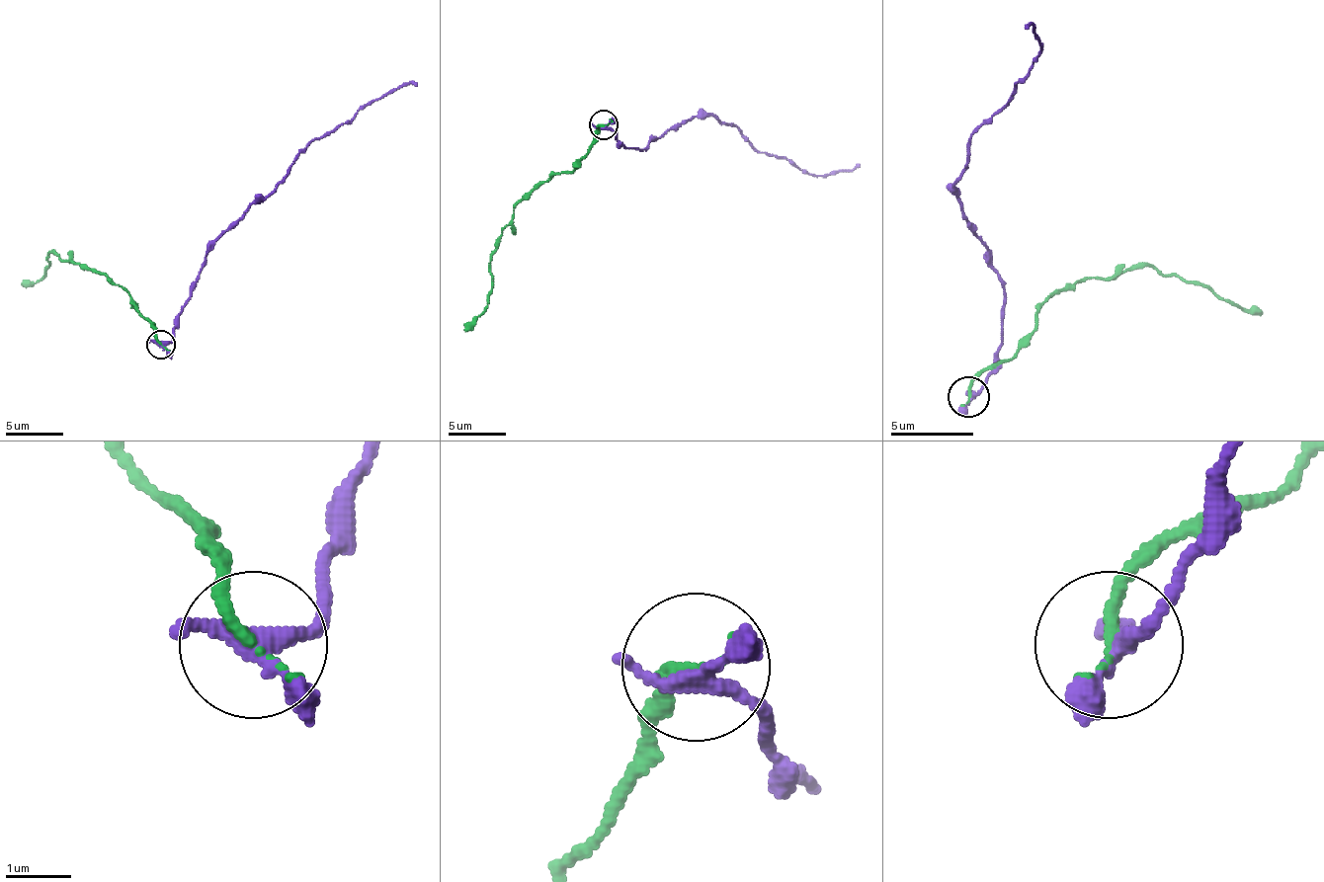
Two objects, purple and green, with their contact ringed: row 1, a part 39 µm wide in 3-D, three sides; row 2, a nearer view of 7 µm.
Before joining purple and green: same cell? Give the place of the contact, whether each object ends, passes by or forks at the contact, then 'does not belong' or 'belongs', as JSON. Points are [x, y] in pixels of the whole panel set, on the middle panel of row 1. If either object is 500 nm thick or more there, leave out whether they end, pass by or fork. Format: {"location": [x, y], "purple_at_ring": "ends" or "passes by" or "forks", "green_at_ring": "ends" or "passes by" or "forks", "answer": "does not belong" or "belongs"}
{"location": [604, 124], "purple_at_ring": "forks", "green_at_ring": "ends", "answer": "does not belong"}

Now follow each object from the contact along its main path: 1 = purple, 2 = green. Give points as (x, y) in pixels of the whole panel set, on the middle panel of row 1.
1: (604, 125), (627, 148), (645, 148), (695, 117), (714, 117), (732, 122), (758, 151), (810, 175), (860, 163)
2: (604, 125), (572, 172), (540, 181), (514, 206), (494, 253), (485, 311), (464, 332)

